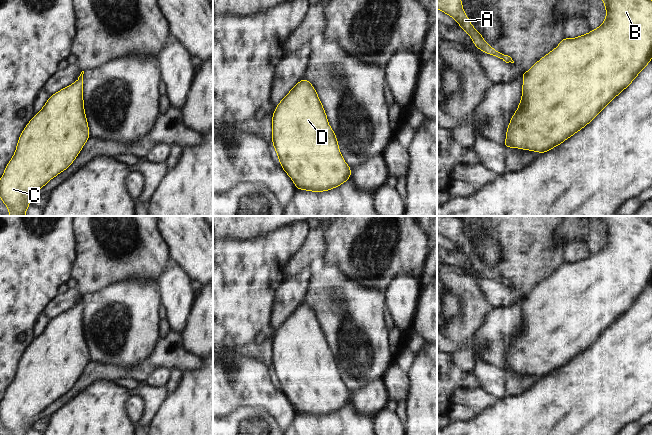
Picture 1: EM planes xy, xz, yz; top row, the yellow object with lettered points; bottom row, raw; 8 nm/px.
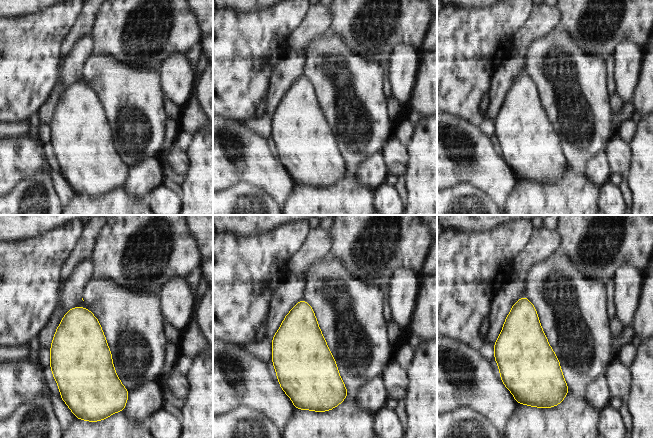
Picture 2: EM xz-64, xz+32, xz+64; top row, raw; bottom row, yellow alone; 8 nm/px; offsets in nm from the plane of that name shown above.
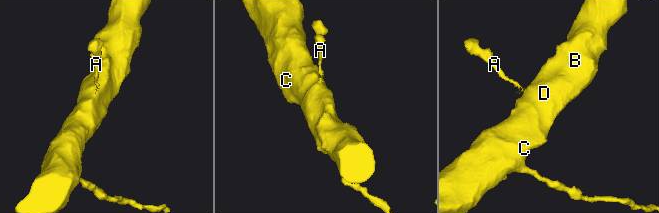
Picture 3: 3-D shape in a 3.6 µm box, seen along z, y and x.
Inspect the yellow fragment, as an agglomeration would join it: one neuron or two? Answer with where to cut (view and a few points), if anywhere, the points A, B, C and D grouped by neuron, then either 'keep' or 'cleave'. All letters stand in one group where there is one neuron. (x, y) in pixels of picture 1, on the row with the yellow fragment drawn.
cut in yz along (526, 72), (523, 79); A / B C D; cleave

